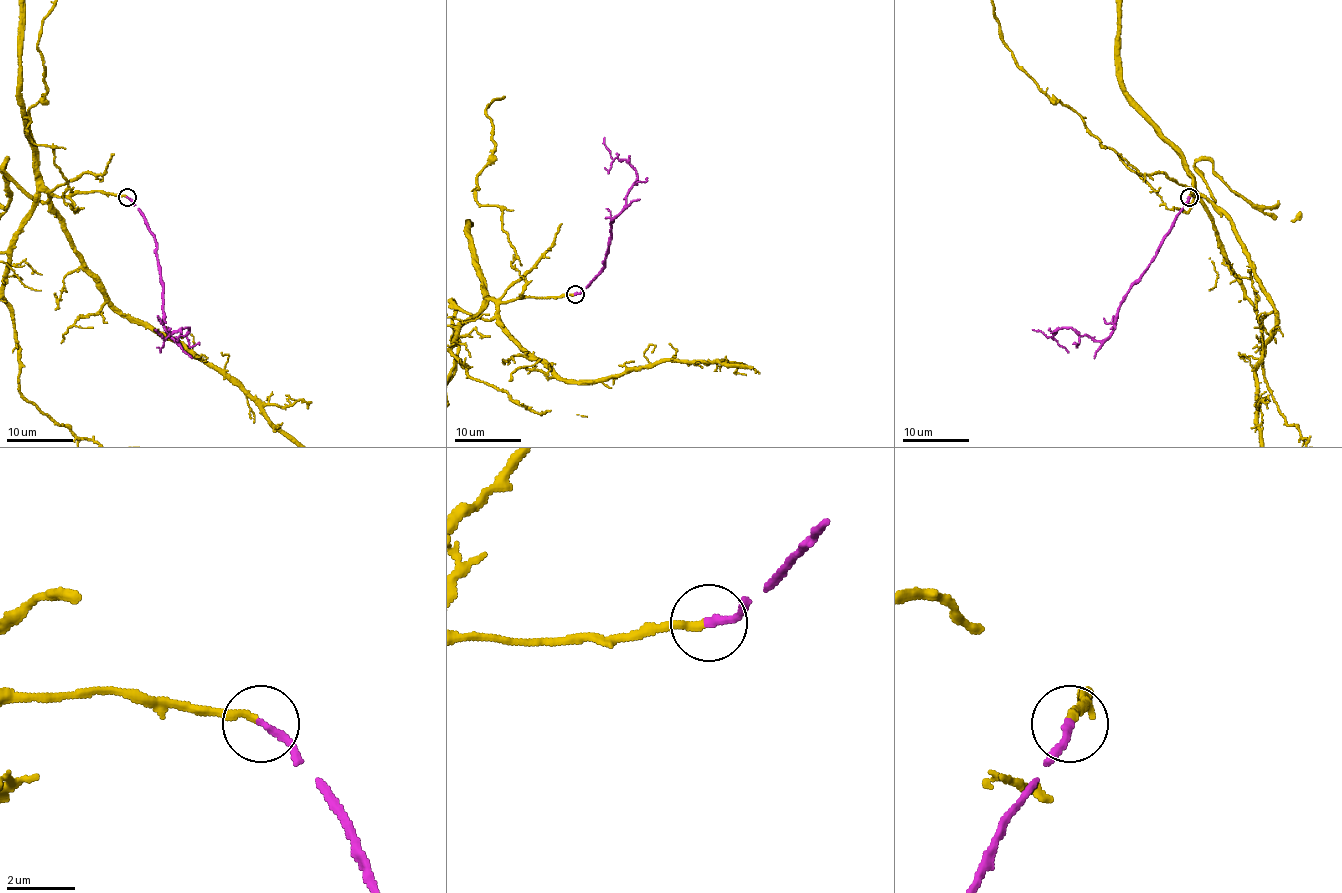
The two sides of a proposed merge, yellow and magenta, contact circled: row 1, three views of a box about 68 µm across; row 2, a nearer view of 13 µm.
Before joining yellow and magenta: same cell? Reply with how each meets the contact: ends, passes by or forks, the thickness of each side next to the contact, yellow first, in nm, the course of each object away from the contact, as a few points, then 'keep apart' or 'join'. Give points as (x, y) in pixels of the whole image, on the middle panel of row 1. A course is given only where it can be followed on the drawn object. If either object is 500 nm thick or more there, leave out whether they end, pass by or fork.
yellow ends there; magenta ends there; 240 nm thick on the yellow side, 220 nm on the other; yellow runs (575, 294), (499, 303), (489, 319), (462, 311), (452, 299), (456, 371); magenta runs (575, 294), (601, 271), (610, 224), (623, 209), (637, 179), (637, 172), (628, 163), (611, 157), (605, 137); join

